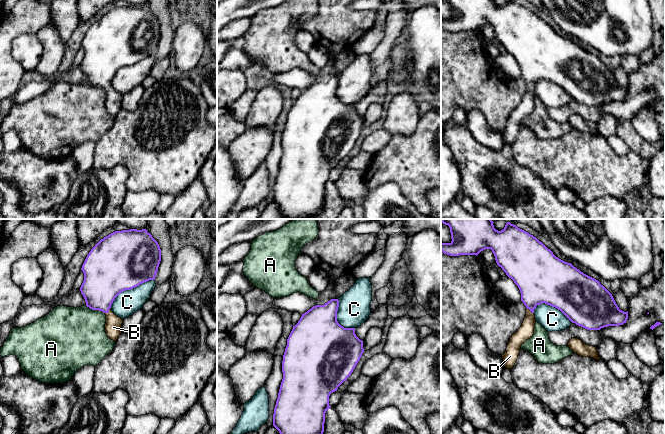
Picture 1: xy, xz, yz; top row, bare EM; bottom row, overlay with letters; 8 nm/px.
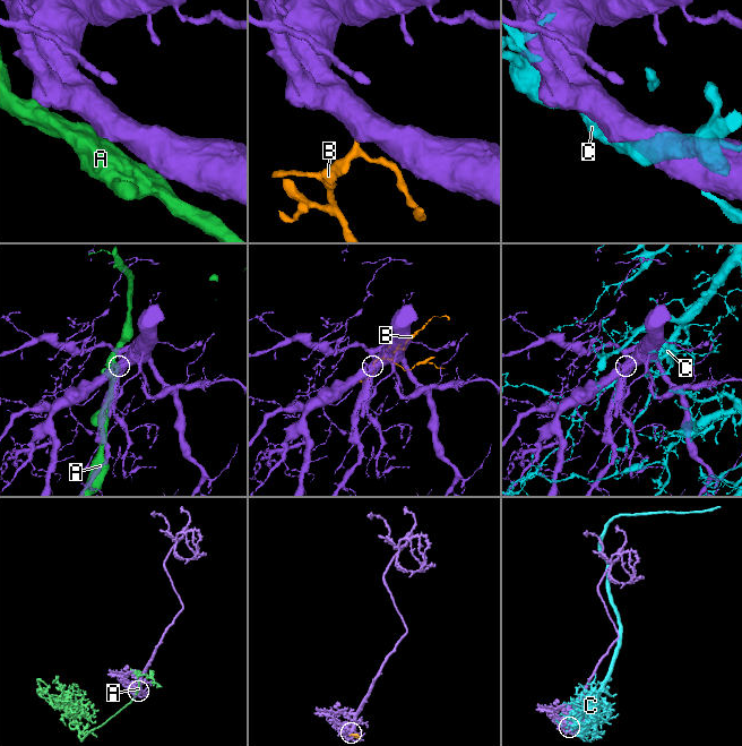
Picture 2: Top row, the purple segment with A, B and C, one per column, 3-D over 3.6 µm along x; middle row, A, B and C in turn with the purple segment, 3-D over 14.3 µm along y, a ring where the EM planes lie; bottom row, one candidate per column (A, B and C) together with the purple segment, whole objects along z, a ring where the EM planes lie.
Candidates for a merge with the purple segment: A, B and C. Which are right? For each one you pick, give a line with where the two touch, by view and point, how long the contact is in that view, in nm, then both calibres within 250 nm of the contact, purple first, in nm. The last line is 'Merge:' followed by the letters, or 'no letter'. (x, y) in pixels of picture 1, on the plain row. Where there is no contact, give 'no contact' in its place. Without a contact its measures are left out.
B: xy (108, 87) | 70 nm | 320/140 nm
Merge: B

